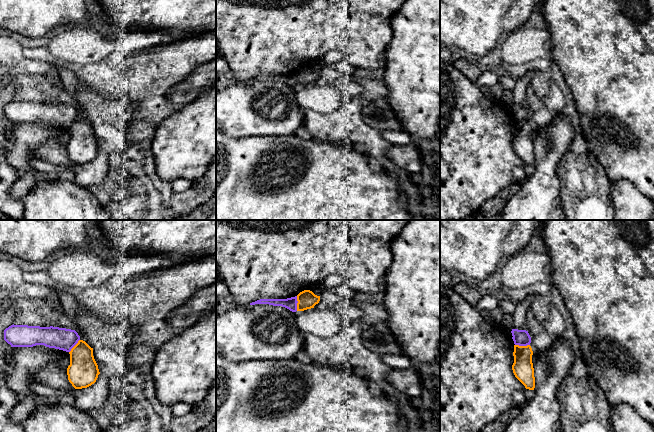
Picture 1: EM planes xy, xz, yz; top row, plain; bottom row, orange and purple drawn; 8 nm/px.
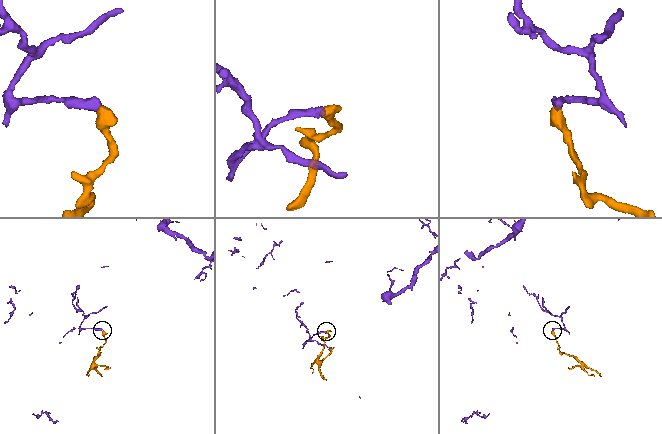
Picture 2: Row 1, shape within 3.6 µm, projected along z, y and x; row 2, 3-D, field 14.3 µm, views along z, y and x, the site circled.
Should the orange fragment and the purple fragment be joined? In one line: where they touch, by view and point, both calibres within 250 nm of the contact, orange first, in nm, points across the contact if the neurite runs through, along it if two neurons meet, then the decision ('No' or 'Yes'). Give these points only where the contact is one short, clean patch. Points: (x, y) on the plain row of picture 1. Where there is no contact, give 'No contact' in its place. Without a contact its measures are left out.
Touches orange at xz (297, 79). Thickness 150 nm (orange) against 100 nm. Boundary: xz (296, 72), (297, 86). No

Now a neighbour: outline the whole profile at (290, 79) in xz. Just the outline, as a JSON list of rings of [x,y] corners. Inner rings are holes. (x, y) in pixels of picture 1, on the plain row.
[[[297,72],[287,74],[287,75],[260,75],[255,78],[250,79],[250,81],[255,80],[269,80],[273,82],[282,82],[289,85],[292,88],[297,87]]]

